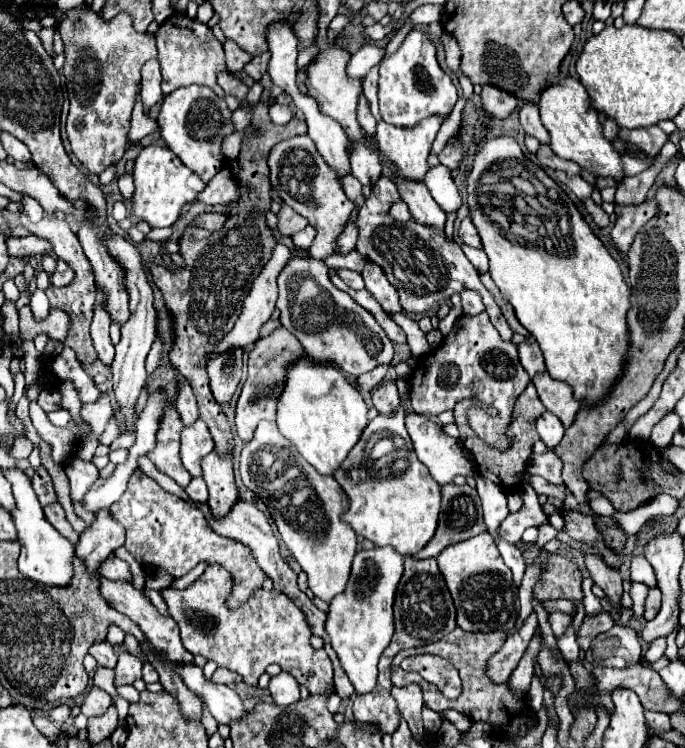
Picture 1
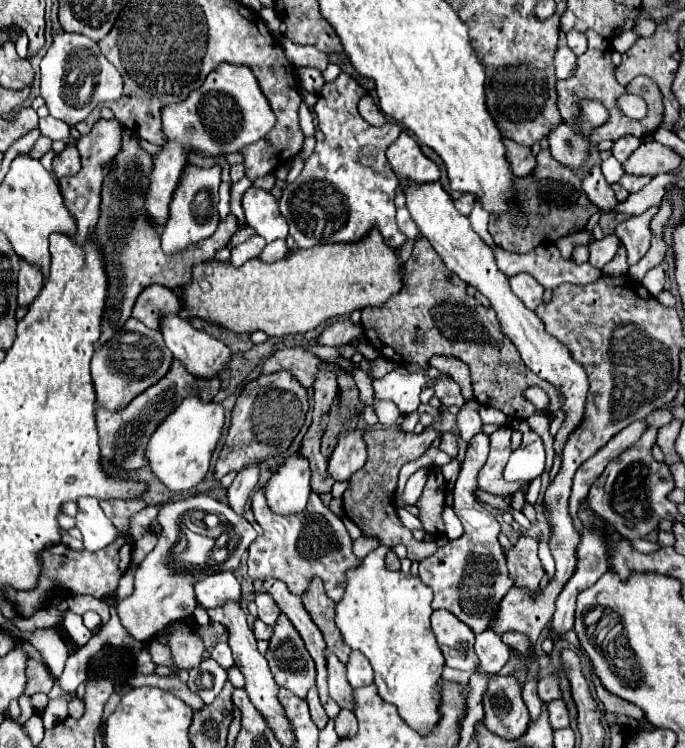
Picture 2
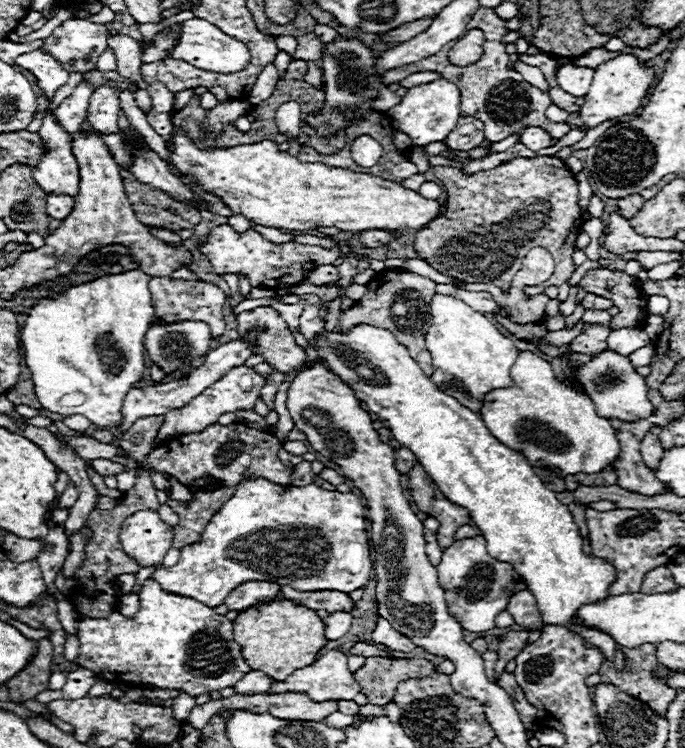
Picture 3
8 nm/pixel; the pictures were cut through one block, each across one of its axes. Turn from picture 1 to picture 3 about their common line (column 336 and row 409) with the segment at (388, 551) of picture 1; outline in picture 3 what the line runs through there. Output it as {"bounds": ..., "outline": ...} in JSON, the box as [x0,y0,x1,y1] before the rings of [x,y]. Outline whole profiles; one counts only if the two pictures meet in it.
{"bounds":[572,350,654,422],"outline":[[[604,350],[596,354],[590,362],[580,364],[576,370],[572,370],[572,374],[582,384],[586,396],[594,402],[596,414],[608,420],[618,418],[622,422],[636,422],[650,418],[654,412],[654,406],[648,400],[646,378],[636,372],[636,366],[630,362],[628,356],[622,356],[614,350]]]}

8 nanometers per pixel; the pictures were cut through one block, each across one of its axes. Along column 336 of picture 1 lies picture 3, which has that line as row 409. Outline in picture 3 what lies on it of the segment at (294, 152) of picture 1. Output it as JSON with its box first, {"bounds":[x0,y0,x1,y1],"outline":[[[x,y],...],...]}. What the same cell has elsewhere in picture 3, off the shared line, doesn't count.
{"bounds":[158,366,266,440],"outline":[[[248,366],[234,368],[232,372],[228,372],[226,376],[222,376],[220,382],[212,384],[212,388],[206,388],[200,396],[196,396],[190,404],[186,404],[184,408],[178,408],[176,412],[168,412],[162,428],[158,430],[158,438],[172,440],[172,438],[178,438],[180,434],[200,432],[200,430],[212,426],[218,420],[220,414],[236,412],[236,410],[252,410],[254,402],[260,398],[260,390],[262,390],[264,384],[266,384],[266,378],[260,376],[260,374],[256,374]]]}

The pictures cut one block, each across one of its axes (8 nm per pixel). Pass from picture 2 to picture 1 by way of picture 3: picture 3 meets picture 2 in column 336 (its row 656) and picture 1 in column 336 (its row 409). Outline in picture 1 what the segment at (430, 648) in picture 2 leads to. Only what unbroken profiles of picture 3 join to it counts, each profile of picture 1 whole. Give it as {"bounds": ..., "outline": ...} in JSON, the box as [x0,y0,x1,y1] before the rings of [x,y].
{"bounds":[278,356,368,474],"outline":[[[302,356],[288,366],[284,392],[278,398],[278,430],[320,474],[332,474],[350,448],[358,442],[364,424],[368,424],[368,408],[356,386],[348,382],[344,372],[332,364]]]}

